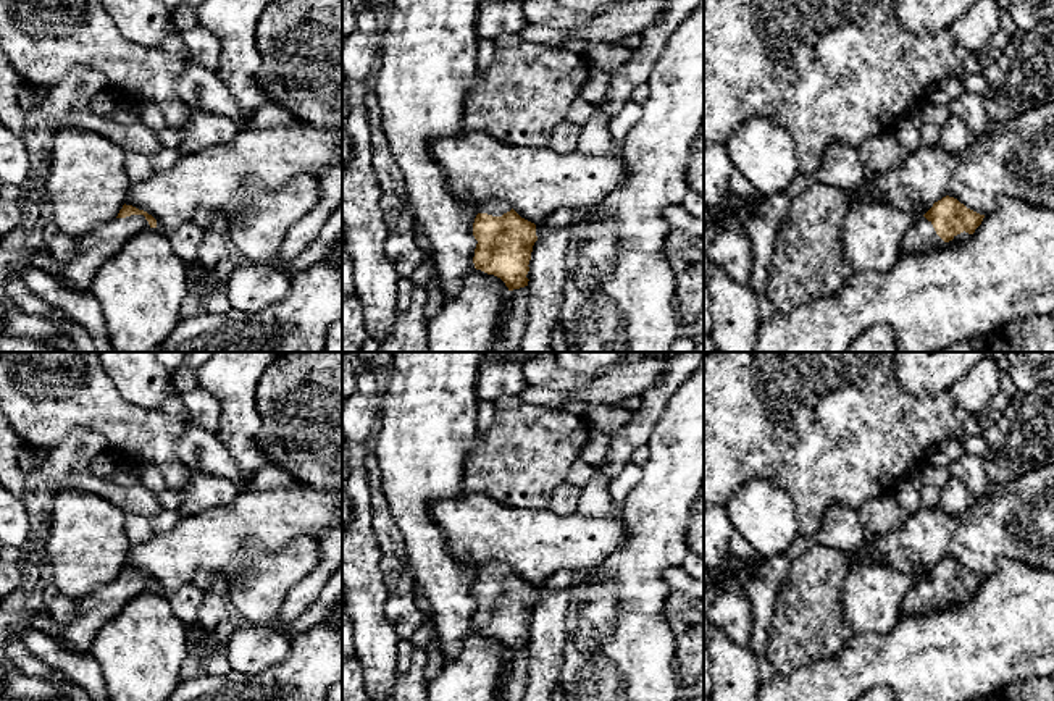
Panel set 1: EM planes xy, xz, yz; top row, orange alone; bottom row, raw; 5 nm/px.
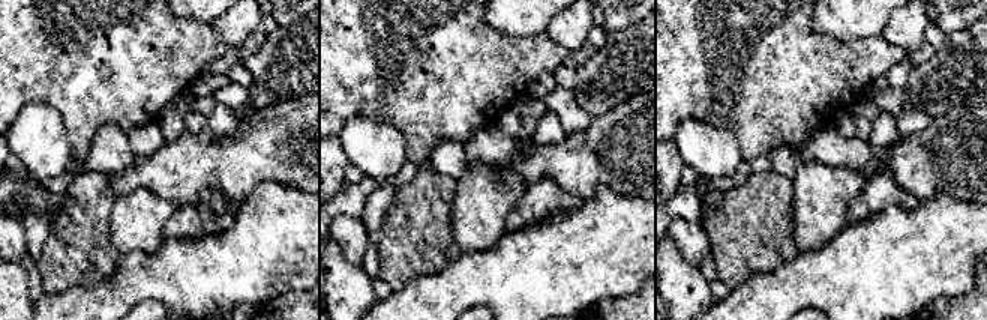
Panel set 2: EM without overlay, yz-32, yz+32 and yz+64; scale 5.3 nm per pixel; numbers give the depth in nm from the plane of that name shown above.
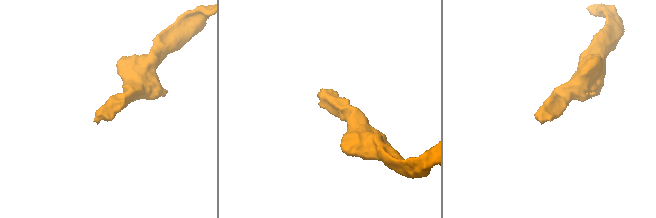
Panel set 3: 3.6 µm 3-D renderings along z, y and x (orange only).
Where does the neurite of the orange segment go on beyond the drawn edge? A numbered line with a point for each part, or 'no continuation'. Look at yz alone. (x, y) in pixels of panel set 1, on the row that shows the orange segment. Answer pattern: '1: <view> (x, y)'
1: yz (922, 236)

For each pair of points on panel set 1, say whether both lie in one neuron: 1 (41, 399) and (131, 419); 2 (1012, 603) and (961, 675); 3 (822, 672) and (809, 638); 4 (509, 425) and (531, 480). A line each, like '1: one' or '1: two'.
1: one
2: one
3: two
4: one

